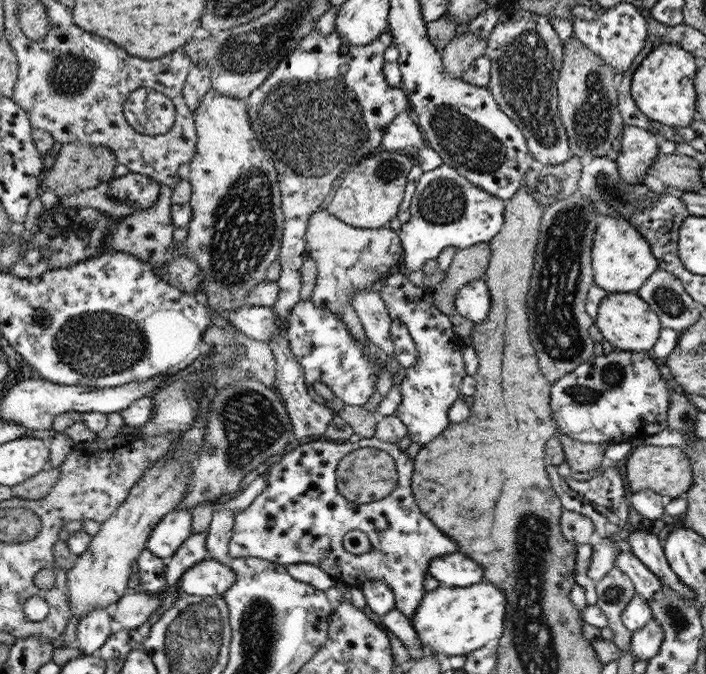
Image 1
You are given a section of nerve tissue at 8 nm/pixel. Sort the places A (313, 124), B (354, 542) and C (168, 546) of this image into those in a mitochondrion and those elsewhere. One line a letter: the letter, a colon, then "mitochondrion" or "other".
A: mitochondrion
B: other
C: other

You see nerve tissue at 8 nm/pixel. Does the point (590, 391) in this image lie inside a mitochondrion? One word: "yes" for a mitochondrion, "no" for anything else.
yes

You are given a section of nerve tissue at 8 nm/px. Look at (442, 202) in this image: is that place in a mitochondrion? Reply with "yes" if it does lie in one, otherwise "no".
yes

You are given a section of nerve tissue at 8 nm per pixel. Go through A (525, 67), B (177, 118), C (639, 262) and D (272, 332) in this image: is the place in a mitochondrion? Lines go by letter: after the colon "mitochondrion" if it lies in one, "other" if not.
A: mitochondrion
B: other
C: other
D: other

